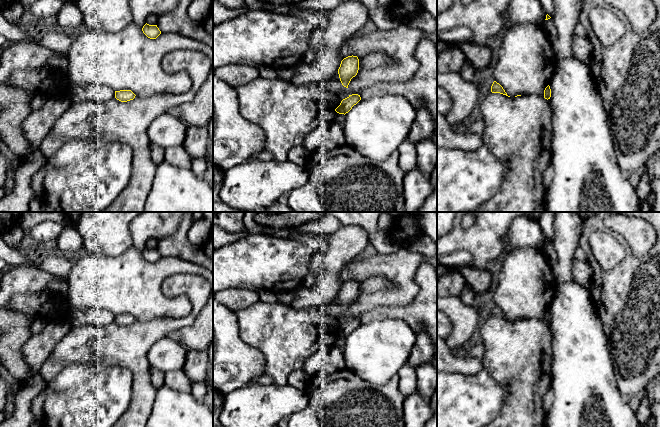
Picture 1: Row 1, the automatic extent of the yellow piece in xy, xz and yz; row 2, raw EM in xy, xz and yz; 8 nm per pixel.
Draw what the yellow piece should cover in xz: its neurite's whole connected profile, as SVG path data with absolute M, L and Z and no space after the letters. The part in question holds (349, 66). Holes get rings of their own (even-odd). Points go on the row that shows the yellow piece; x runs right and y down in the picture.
M348 56L341 61L338 74L342 85L348 88L348 85L359 70L359 59L357 56Z

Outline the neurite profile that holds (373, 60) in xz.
M374 52L364 57L359 65L364 68L376 68L378 66L393 63L393 59L384 52Z

